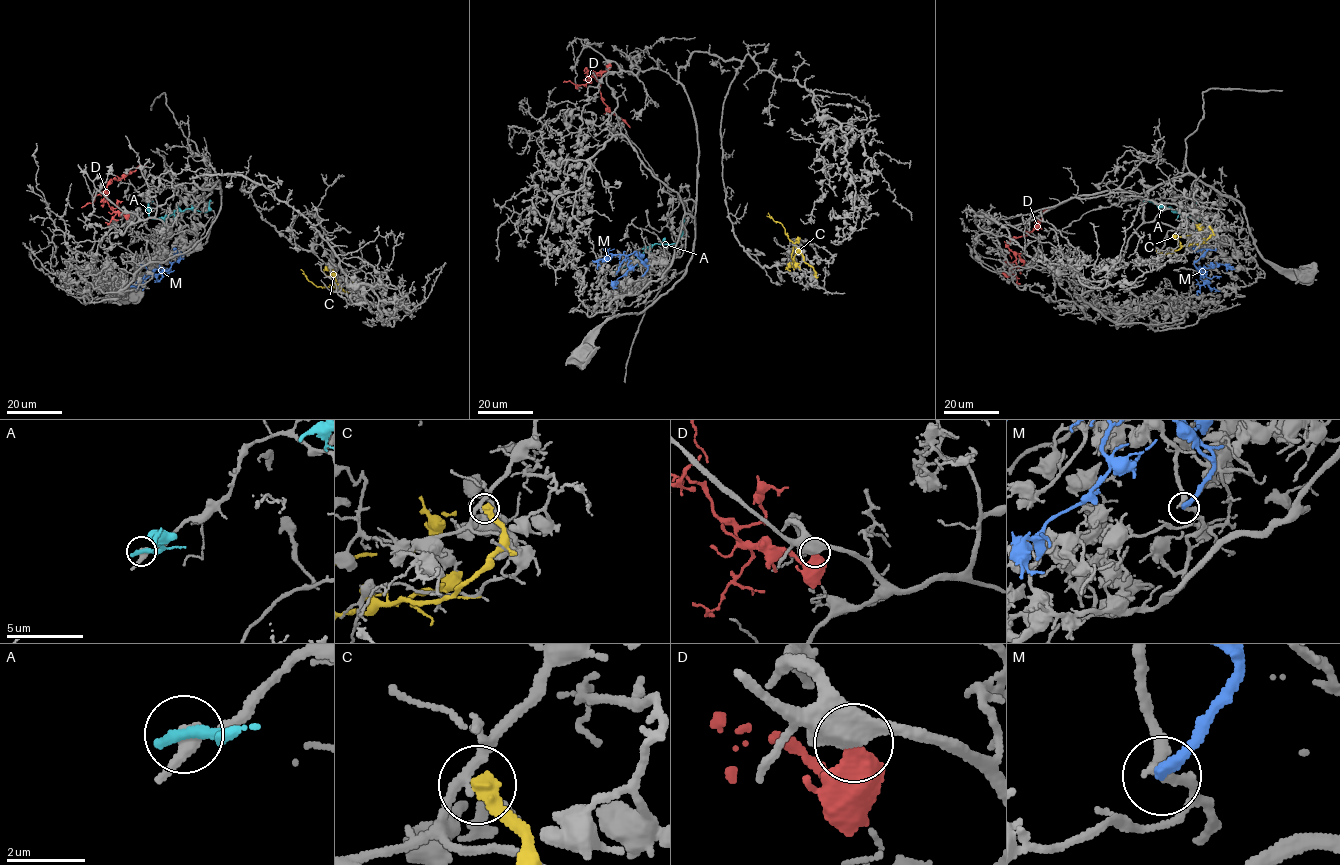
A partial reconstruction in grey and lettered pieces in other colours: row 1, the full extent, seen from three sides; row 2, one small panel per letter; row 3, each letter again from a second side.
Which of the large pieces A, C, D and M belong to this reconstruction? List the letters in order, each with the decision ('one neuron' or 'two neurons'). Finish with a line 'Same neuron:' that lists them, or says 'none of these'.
A: two neurons
C: two neurons
D: two neurons
M: one neuron
Same neuron: M

